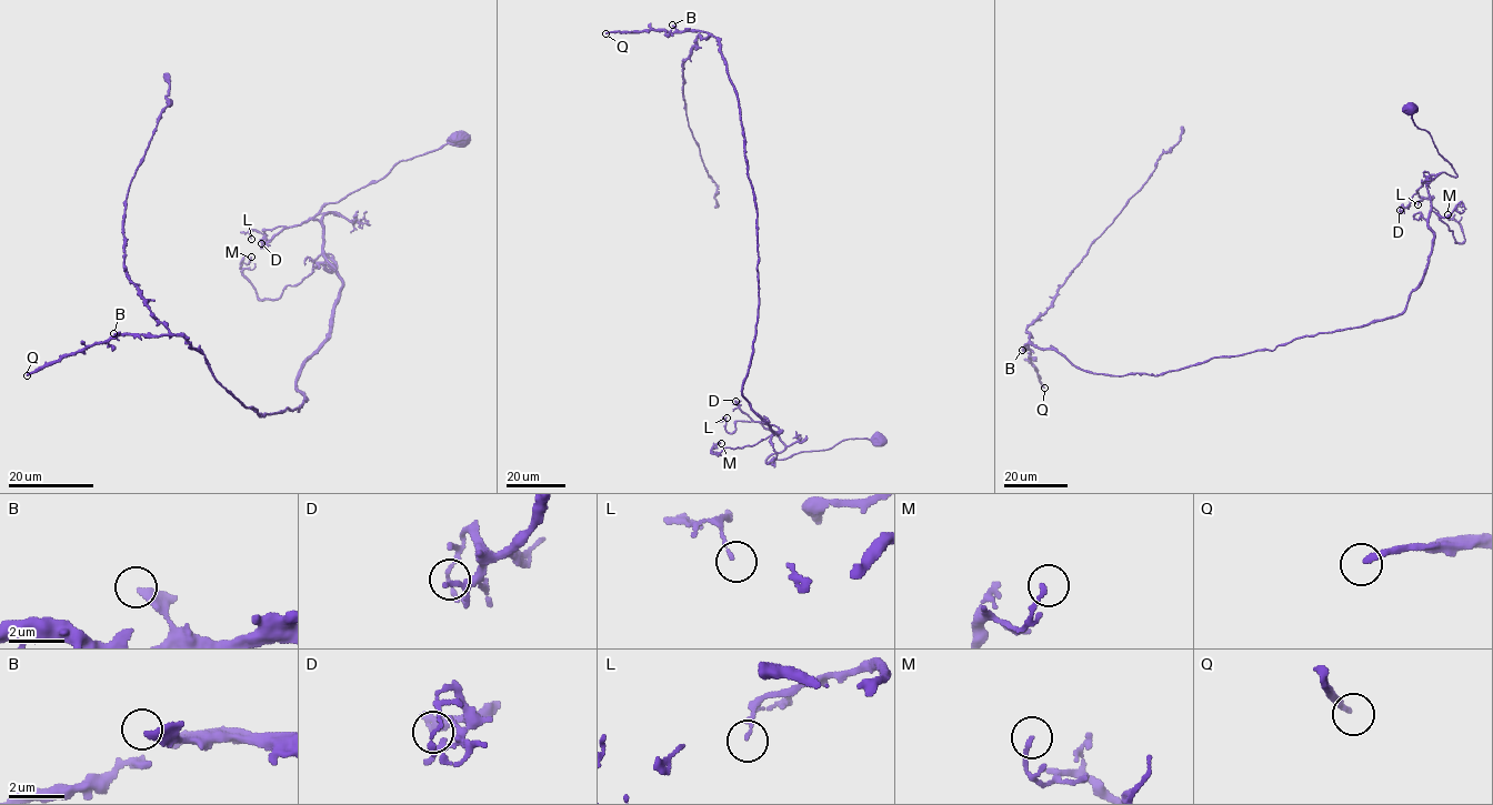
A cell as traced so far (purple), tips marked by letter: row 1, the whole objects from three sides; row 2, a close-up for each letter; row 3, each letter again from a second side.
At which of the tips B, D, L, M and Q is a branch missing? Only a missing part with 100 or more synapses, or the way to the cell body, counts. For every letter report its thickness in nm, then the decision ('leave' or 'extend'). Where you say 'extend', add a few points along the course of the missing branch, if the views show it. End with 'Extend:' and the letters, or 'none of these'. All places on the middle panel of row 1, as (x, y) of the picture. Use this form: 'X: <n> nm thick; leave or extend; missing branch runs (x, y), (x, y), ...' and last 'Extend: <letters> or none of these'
B: 340 nm thick; leave
D: 160 nm thick; leave
L: 110 nm thick; leave
M: 160 nm thick; leave
Q: 220 nm thick; extend; missing branch runs (605, 33), (543, 62), (532, 76), (517, 72), (505, 61)
Extend: Q

